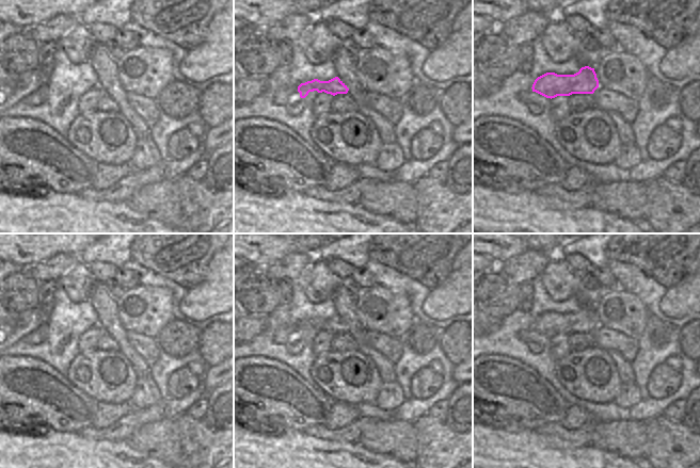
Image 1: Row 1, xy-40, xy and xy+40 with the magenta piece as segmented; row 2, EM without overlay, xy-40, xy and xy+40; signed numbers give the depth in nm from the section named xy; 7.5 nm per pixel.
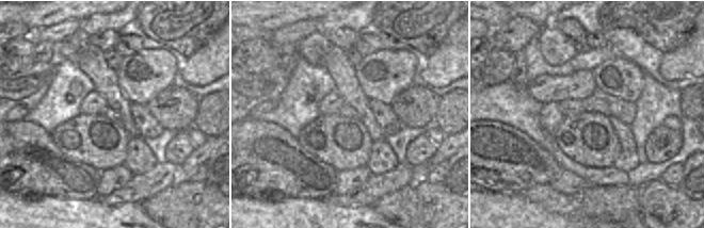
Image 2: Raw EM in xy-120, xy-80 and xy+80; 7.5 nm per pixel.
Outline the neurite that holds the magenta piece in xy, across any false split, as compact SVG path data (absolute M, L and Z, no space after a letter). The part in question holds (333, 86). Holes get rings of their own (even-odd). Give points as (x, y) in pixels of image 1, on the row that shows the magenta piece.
M335 77L329 81L314 79L312 81L301 83L298 87L282 87L274 95L274 103L287 104L290 94L299 92L300 97L305 98L309 92L314 91L317 91L318 93L324 92L335 96L337 94L347 94L349 88L338 77Z

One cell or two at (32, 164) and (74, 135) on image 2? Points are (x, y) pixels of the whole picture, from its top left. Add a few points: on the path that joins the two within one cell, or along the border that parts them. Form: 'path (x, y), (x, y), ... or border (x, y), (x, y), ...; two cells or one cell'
border (50, 133), (53, 142), (67, 156), (78, 161); two cells

